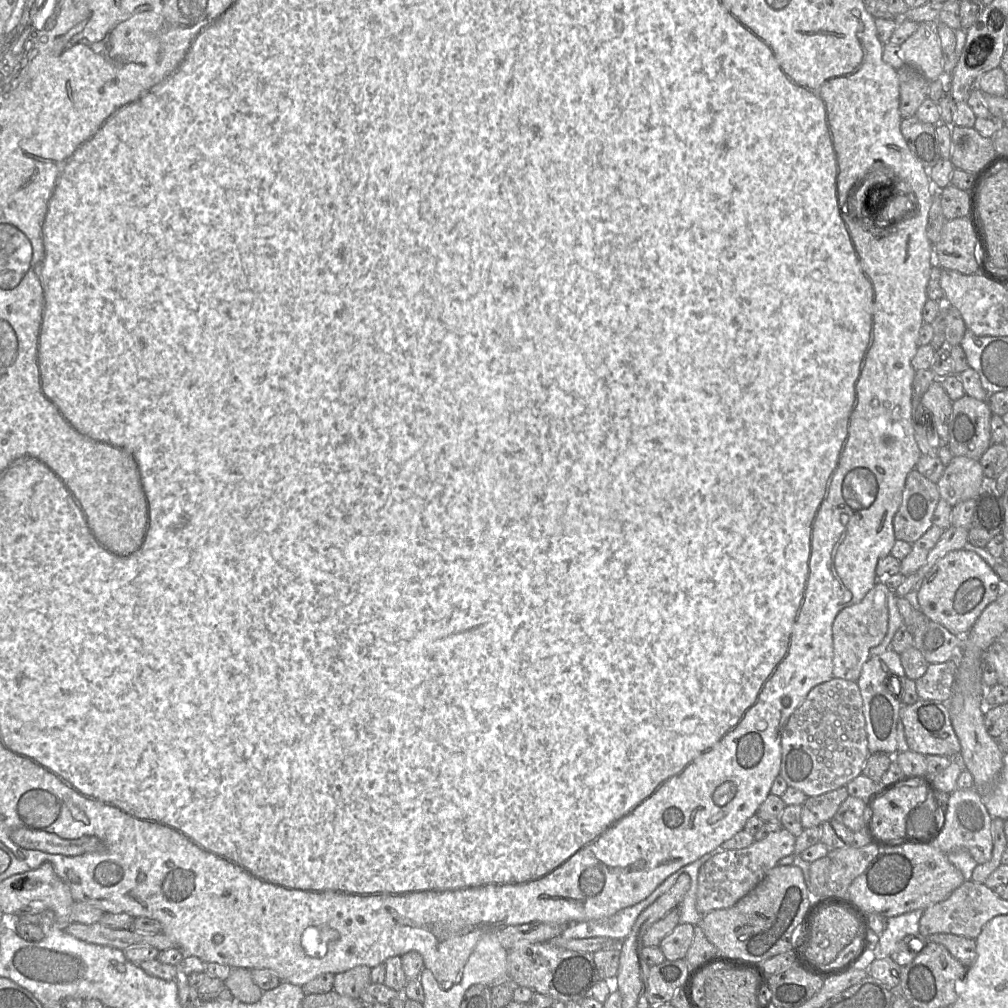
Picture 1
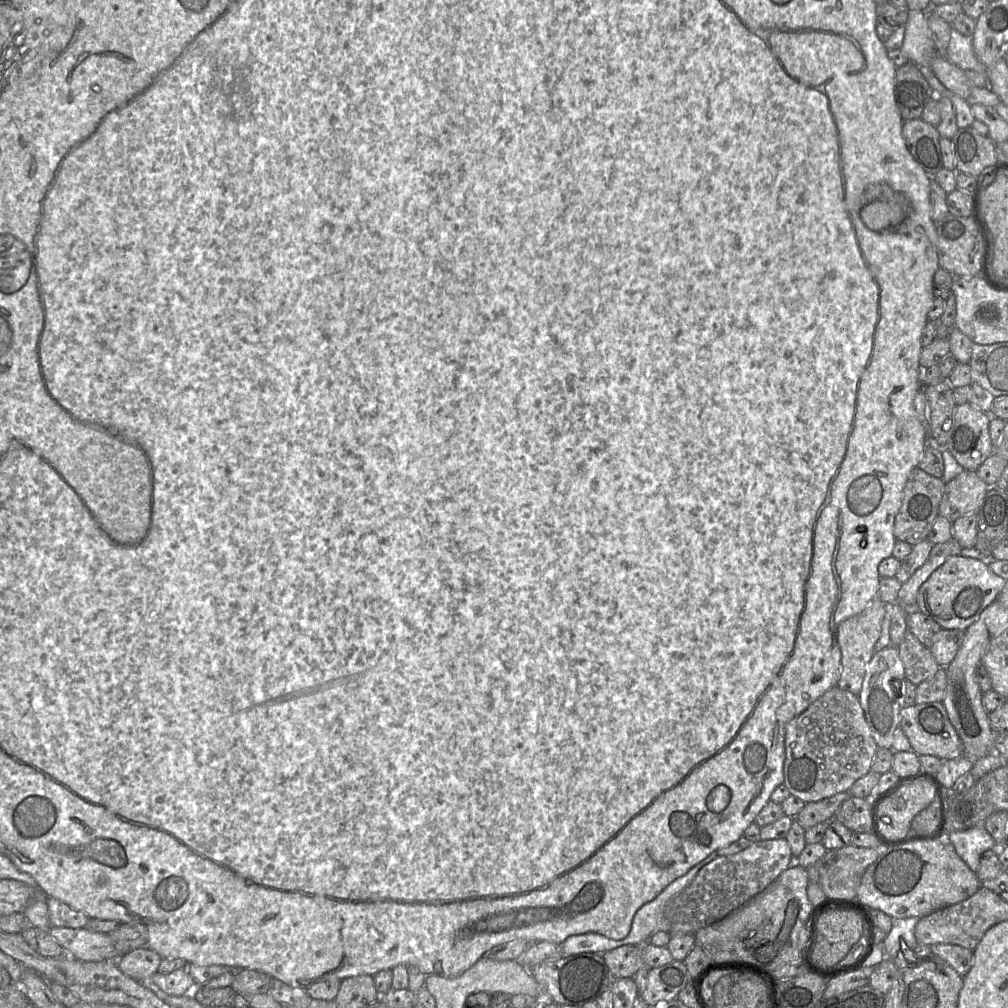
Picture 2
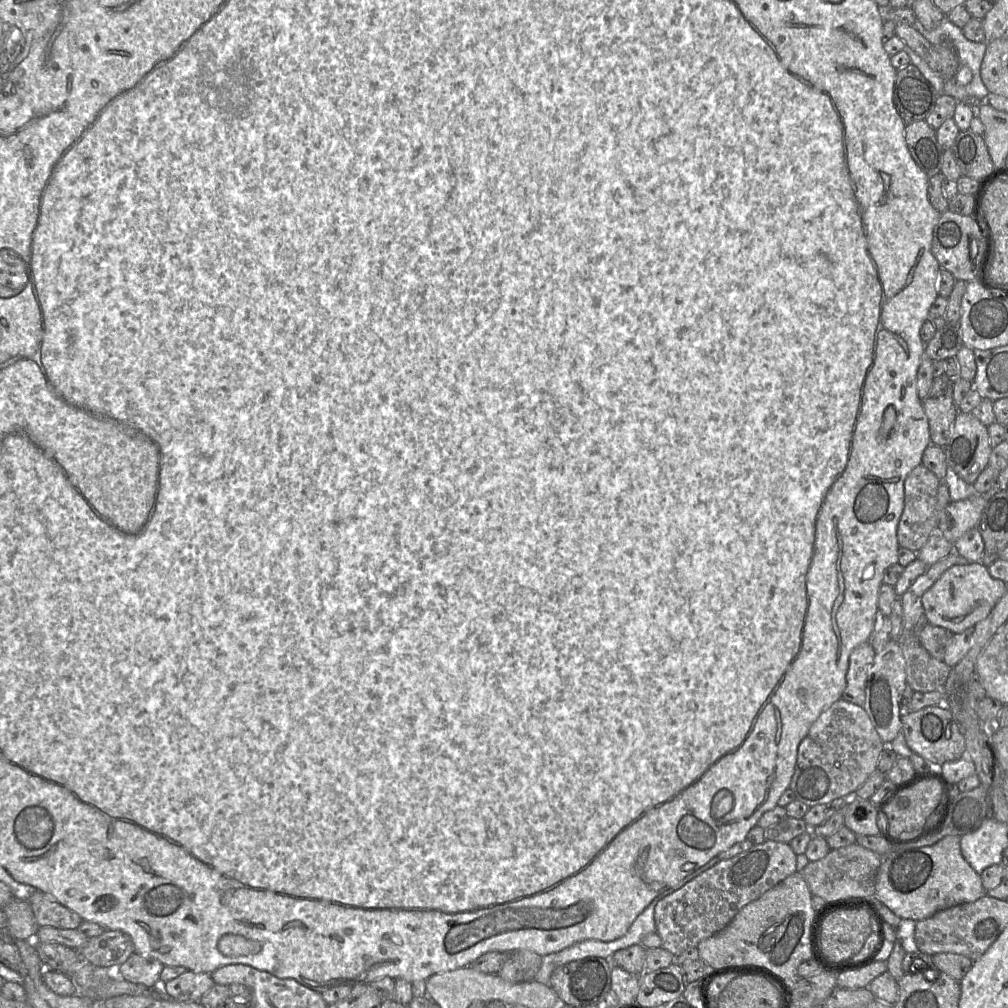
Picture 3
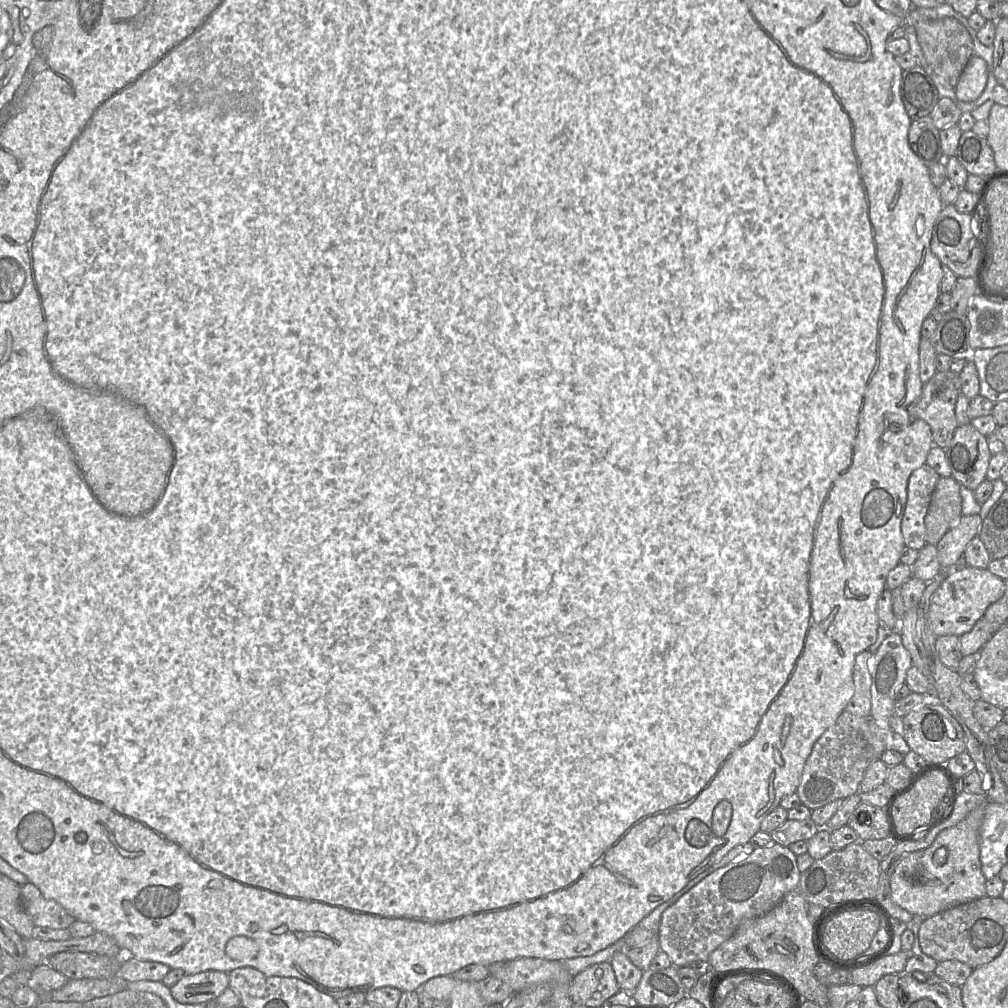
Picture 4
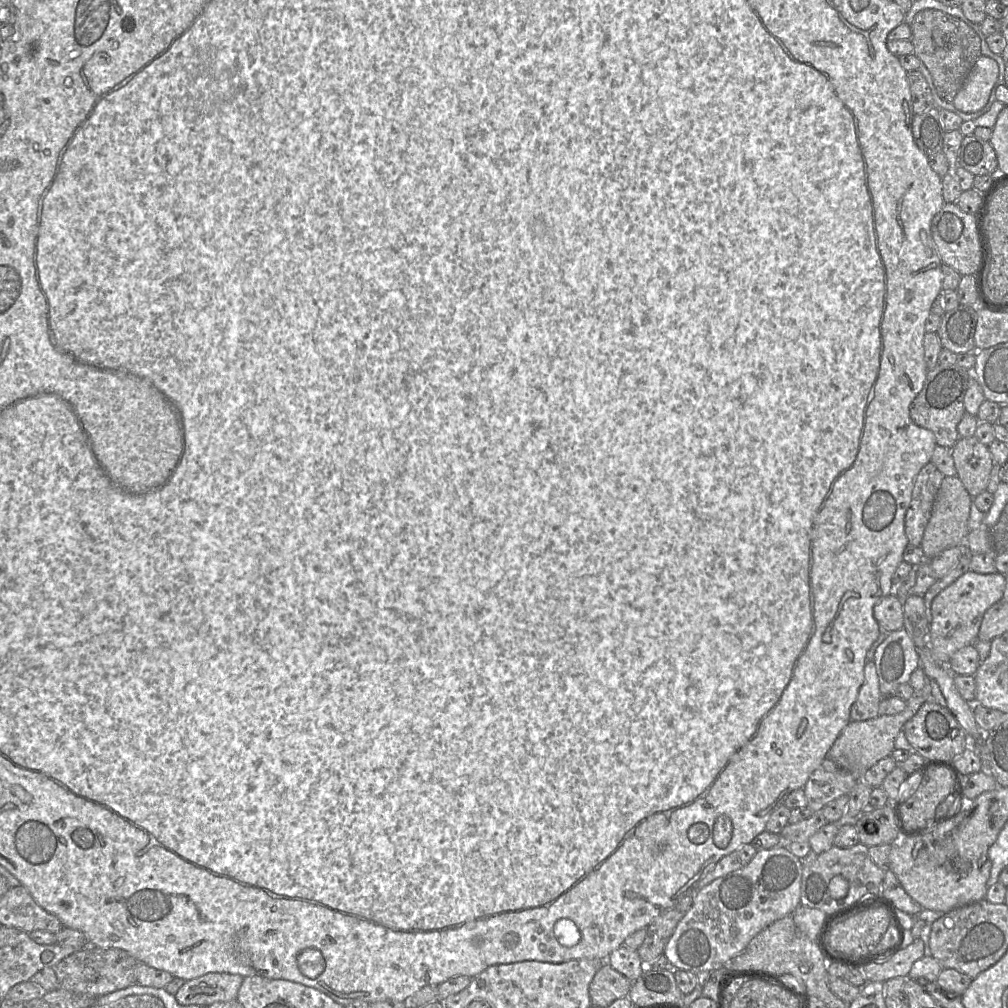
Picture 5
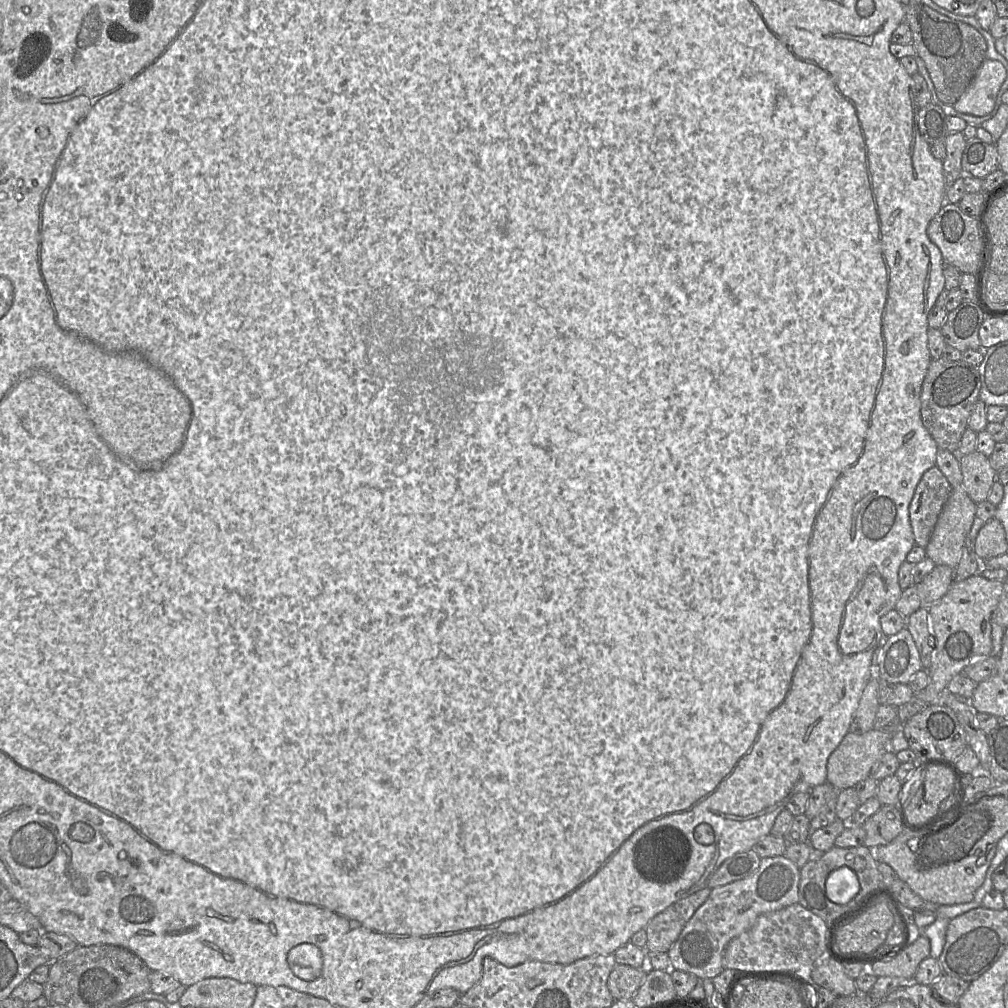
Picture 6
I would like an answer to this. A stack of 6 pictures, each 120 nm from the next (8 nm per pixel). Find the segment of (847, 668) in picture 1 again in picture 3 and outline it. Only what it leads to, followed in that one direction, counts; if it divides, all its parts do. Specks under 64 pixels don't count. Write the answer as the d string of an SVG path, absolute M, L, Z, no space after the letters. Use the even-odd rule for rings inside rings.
M865 642L852 651L846 674L846 687L842 694L844 700L863 707L868 670L874 662L875 654L870 642Z

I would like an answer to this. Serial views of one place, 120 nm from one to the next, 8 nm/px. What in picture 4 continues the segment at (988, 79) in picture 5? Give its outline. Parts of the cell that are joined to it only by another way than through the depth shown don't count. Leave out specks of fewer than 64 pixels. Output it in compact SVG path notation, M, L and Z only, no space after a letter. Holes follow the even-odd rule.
M972 56L964 68L955 87L959 100L969 102L976 100L987 83L987 64L978 56Z

